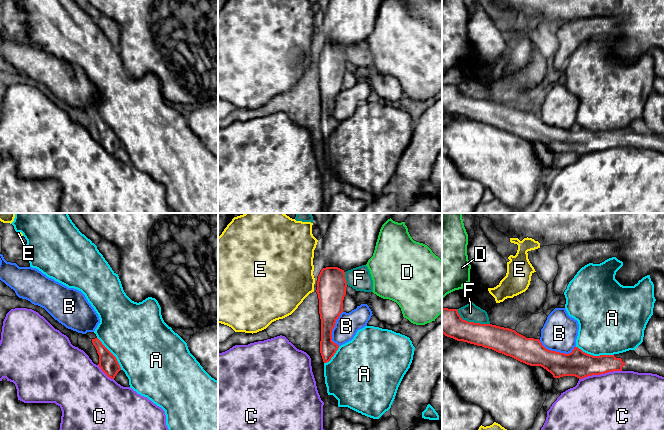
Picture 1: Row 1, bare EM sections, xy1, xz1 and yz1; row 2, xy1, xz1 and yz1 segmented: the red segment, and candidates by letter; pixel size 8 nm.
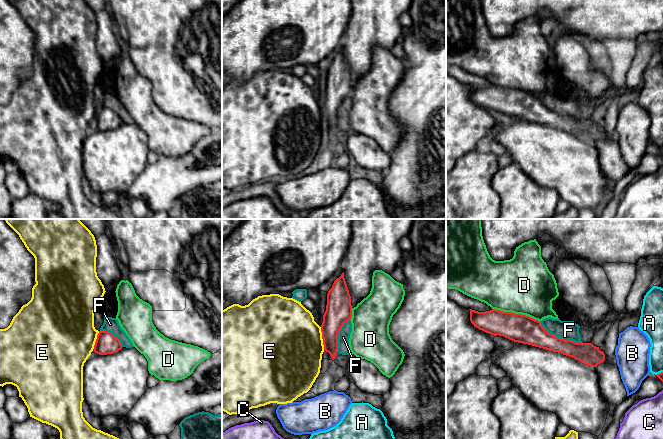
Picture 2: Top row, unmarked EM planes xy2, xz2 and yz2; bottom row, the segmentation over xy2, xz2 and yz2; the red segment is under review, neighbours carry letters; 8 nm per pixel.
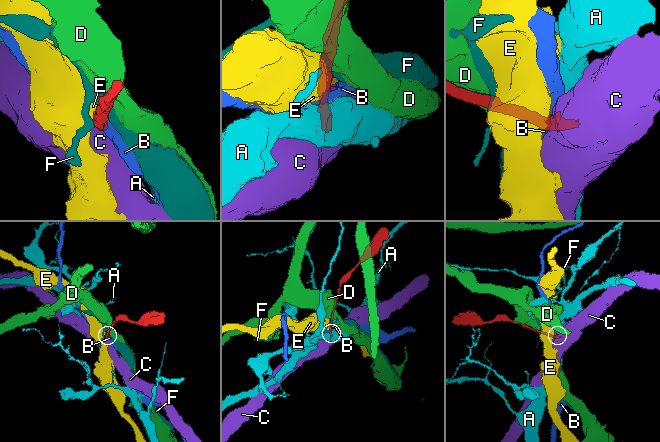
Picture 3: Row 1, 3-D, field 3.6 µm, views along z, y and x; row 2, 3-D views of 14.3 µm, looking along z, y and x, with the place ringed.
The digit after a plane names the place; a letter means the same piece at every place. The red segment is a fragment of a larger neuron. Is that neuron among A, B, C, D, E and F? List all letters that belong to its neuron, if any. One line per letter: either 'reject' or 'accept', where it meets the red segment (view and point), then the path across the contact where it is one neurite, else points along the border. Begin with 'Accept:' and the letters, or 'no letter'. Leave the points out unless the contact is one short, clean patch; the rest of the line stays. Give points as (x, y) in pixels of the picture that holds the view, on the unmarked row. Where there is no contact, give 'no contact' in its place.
Accept: no letter
A: reject; contact yz1 (595, 132); border yz1 (576, 122), (593, 131), (613, 131)
B: reject; contact yz1 (557, 128); border yz1 (539, 116), (546, 124), (565, 129), (569, 129), (575, 123)
C: reject; contact yz1 (600, 149); border yz1 (621, 146), (592, 150), (579, 155)
D: reject; contact yz2 (516, 90)
E: reject; contact xz2 (322, 114); border xz2 (320, 103), (324, 125)
F: reject; contact yz2 (559, 114)

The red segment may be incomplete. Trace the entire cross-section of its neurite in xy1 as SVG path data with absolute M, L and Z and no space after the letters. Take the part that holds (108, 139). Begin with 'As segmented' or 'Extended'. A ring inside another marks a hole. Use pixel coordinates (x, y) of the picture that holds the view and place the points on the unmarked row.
As segmented. M98 114L92 115L92 119L99 131L99 143L109 154L114 155L117 149L121 146L116 133L102 120Z

